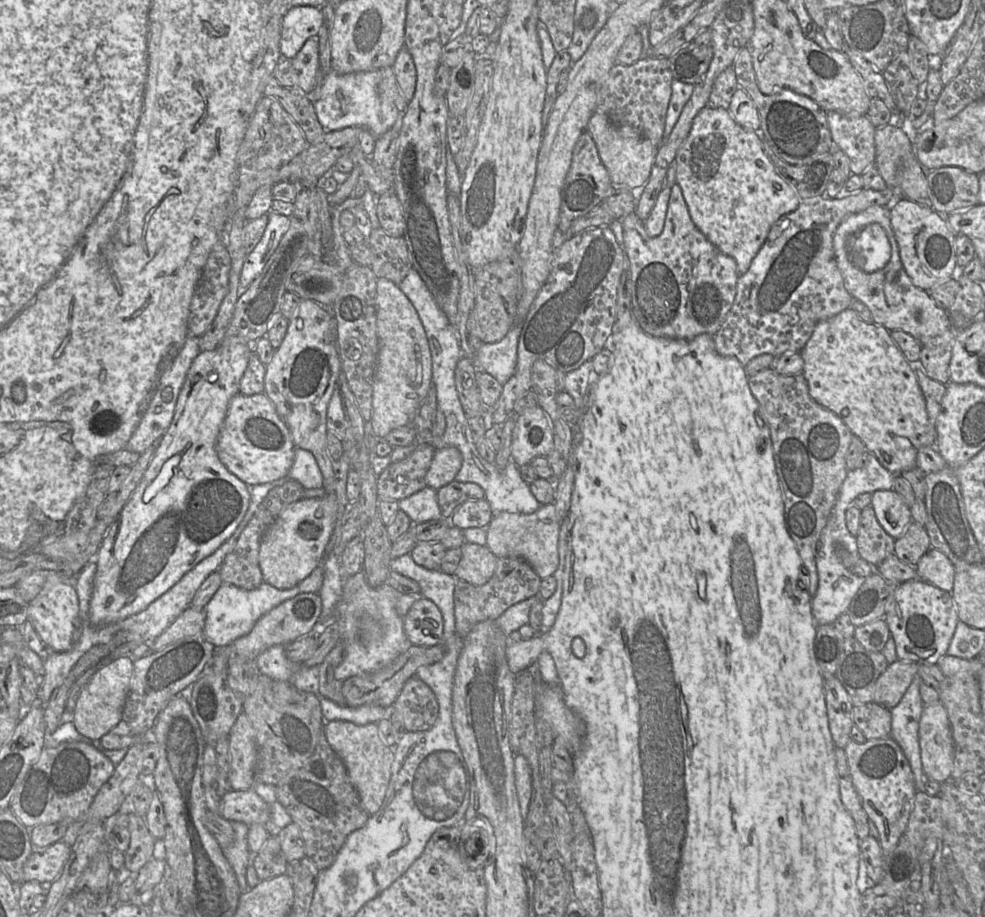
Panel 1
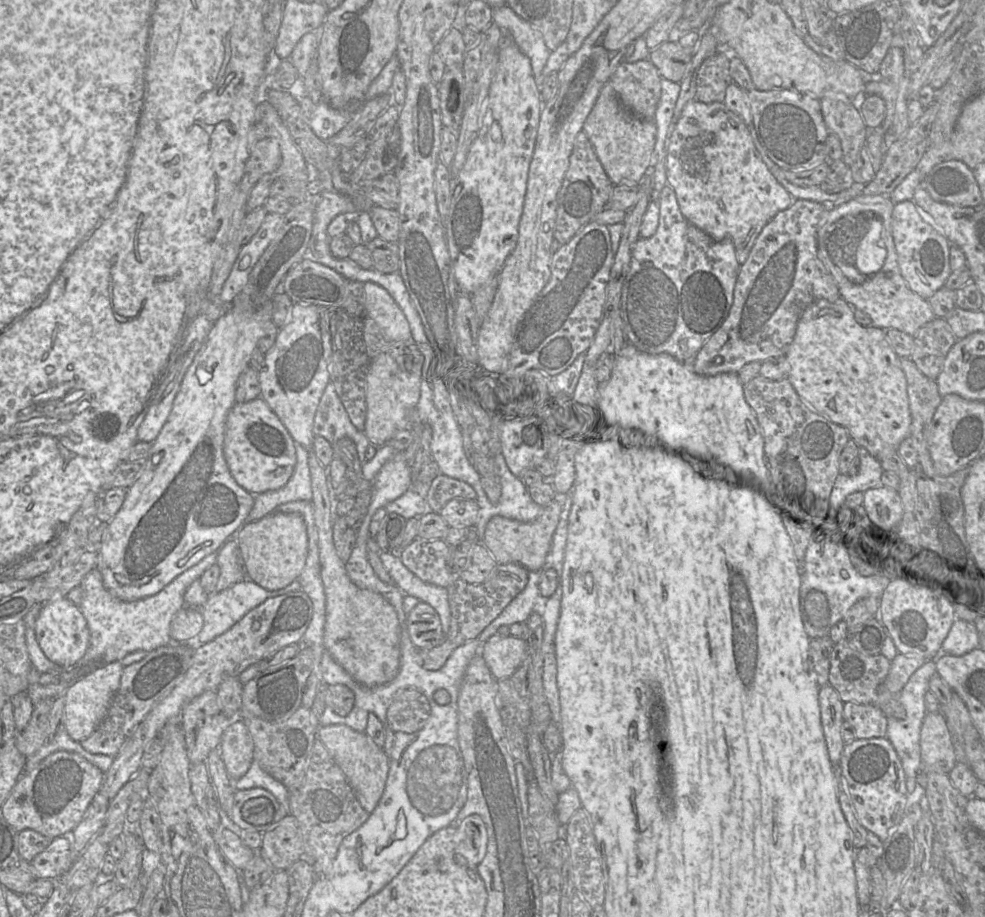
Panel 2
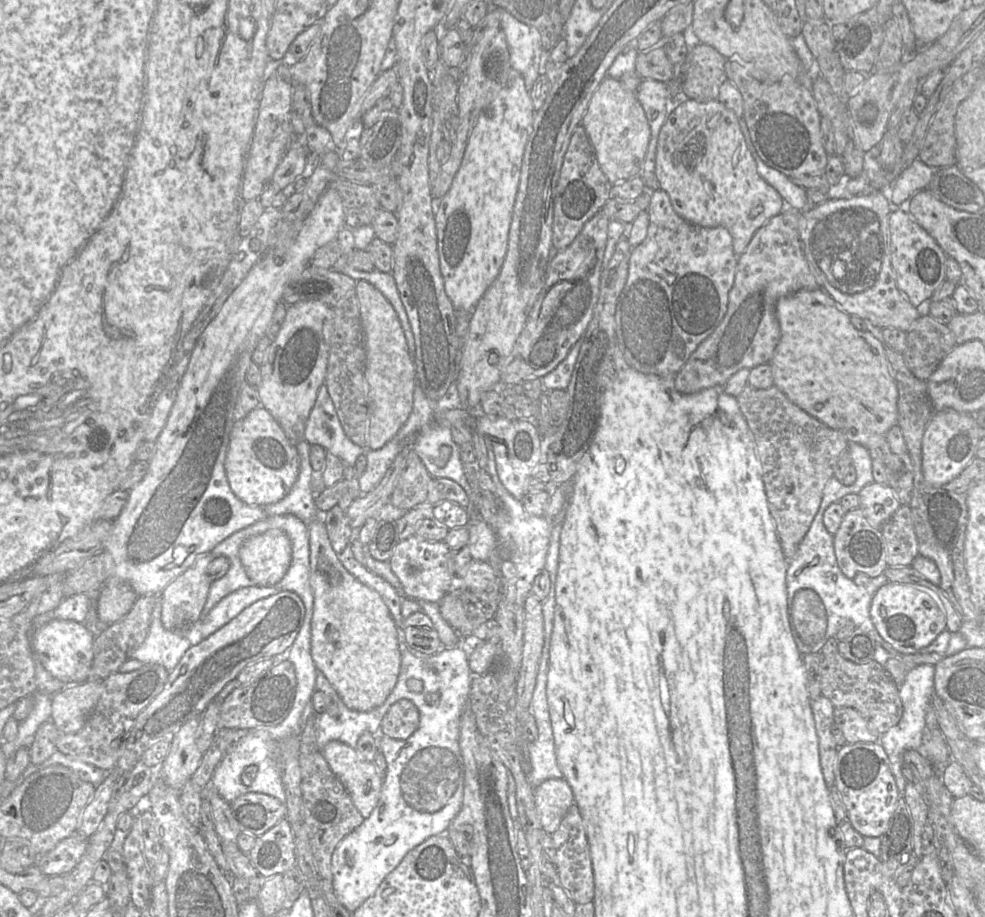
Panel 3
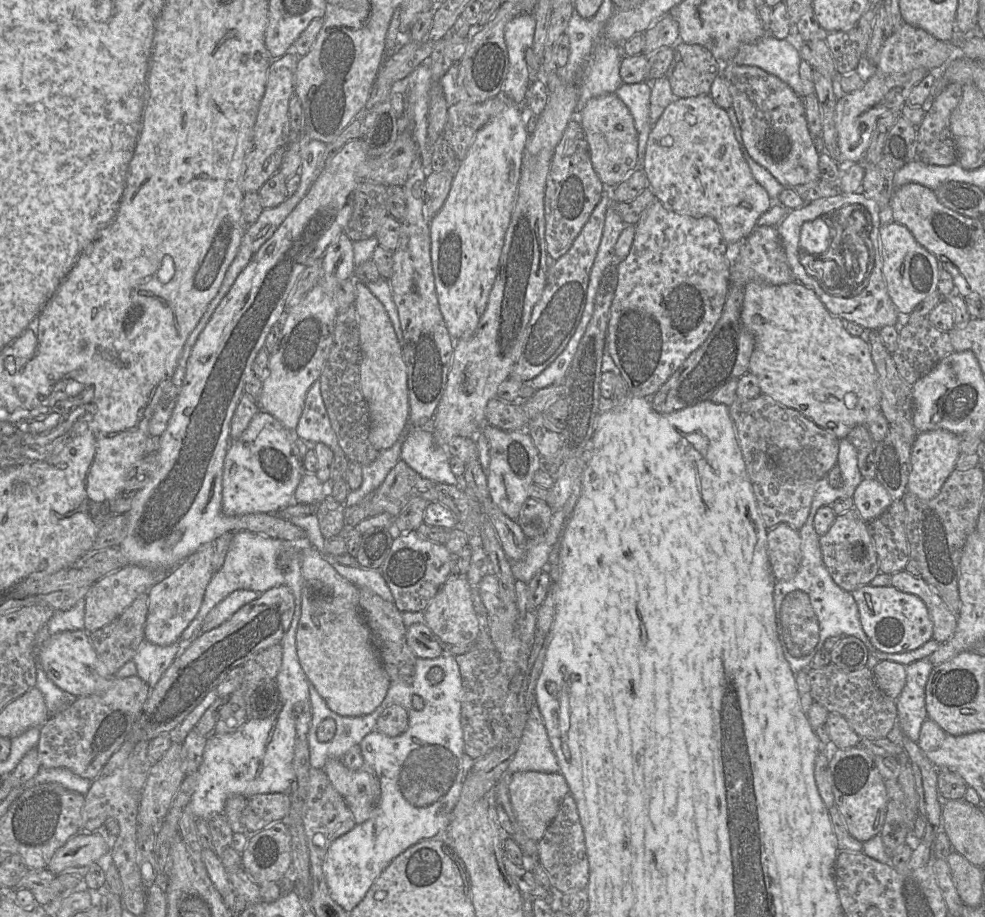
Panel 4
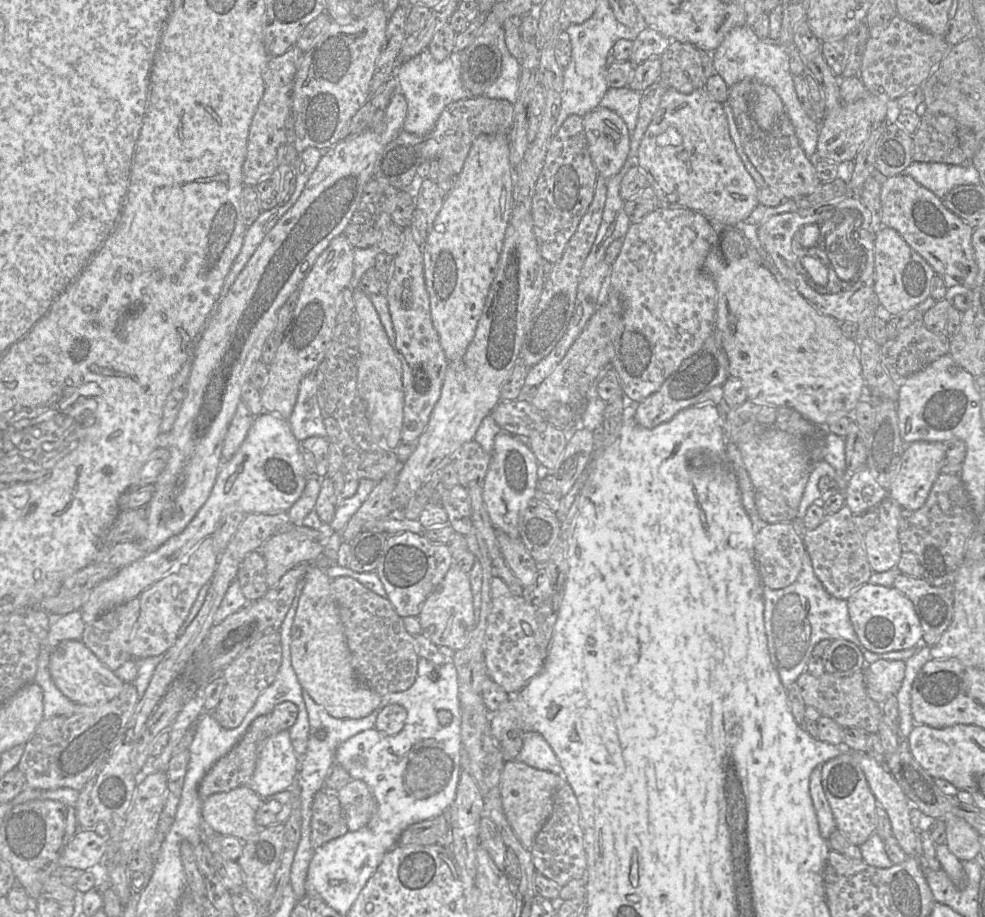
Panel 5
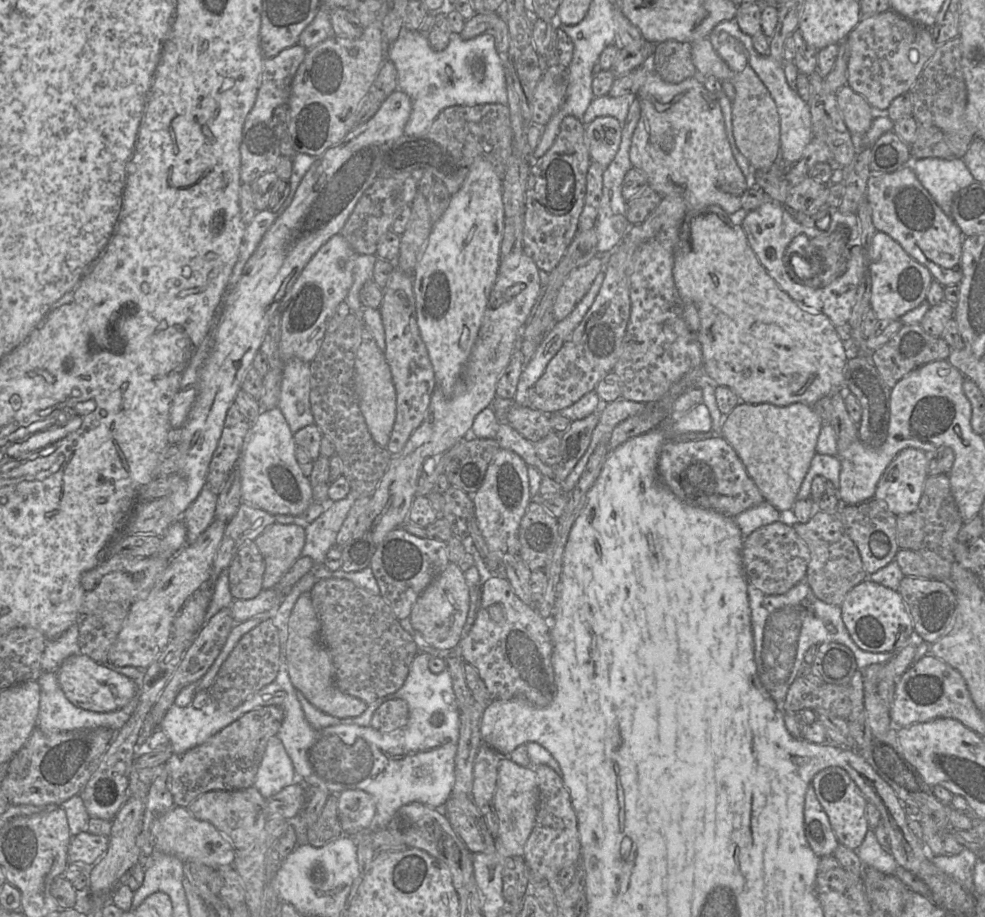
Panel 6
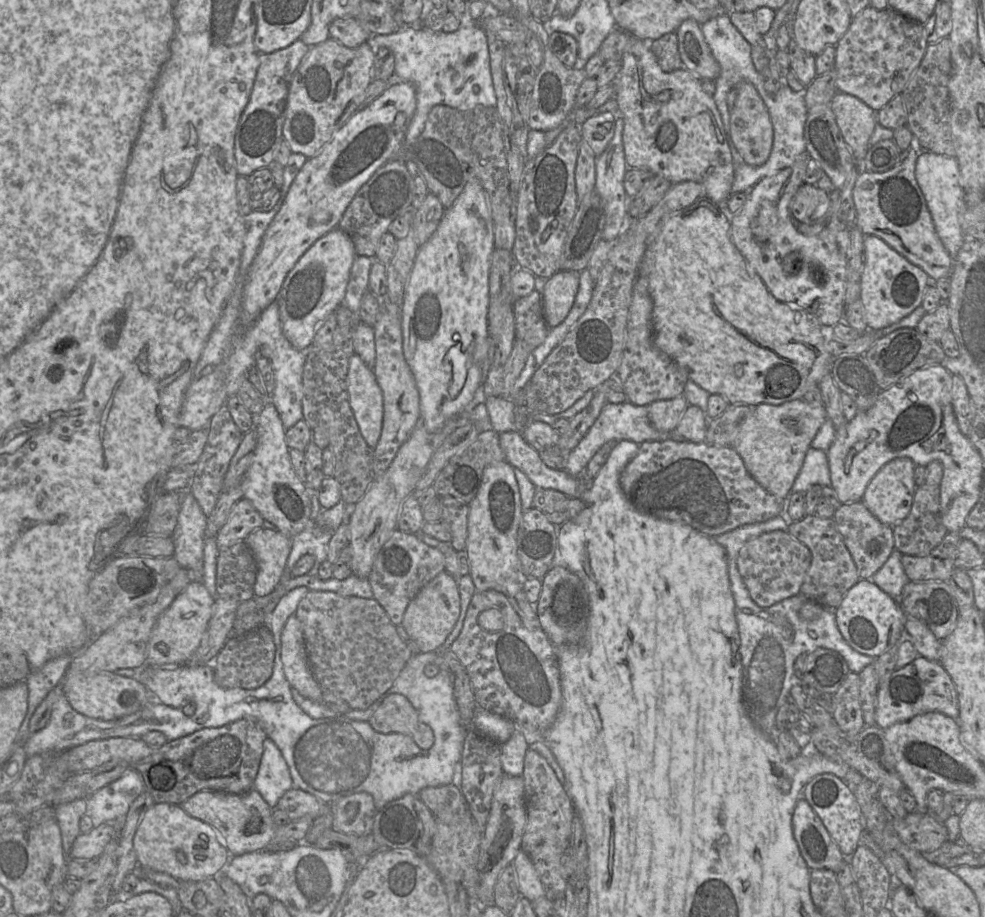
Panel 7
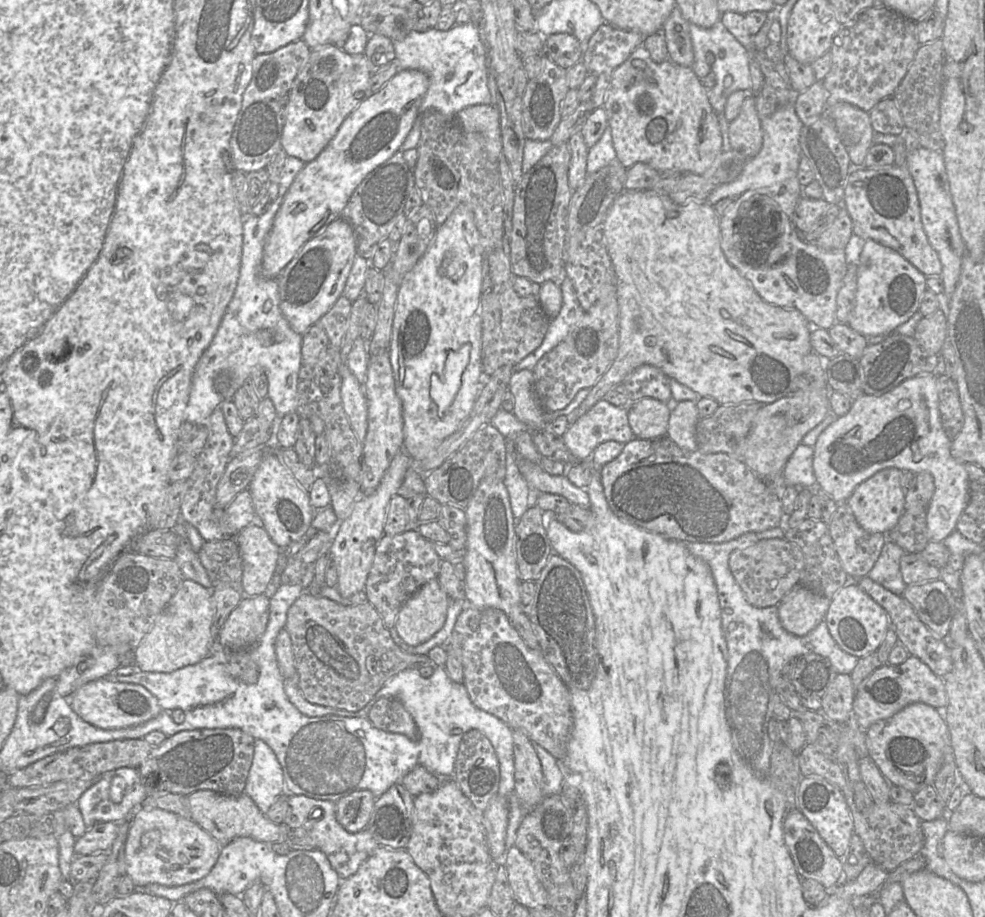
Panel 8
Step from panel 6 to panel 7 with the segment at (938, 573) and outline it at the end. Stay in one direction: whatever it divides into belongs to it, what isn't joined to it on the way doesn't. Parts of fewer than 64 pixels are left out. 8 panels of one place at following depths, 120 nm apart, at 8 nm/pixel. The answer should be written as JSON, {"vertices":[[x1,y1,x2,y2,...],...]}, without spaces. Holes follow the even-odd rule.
{"vertices":[[924,483,917,487,909,514,902,521,894,524,892,529,894,547,901,554,925,556,937,547,948,533,940,517,939,486]]}

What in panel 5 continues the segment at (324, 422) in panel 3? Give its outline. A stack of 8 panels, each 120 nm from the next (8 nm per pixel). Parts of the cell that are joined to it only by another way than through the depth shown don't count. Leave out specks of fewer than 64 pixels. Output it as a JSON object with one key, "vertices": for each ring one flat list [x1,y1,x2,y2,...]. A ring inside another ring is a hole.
{"vertices":[[314,371,306,375,300,383,297,402,288,423,298,441,302,442,312,436,327,438,317,400,317,379]]}

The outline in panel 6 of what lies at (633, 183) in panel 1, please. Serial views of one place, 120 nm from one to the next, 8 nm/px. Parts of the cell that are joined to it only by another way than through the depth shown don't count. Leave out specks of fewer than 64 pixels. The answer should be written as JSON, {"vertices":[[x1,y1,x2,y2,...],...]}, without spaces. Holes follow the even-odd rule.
{"vertices":[[601,116,585,126,591,160,606,168,615,158,622,137,622,124,612,116]]}

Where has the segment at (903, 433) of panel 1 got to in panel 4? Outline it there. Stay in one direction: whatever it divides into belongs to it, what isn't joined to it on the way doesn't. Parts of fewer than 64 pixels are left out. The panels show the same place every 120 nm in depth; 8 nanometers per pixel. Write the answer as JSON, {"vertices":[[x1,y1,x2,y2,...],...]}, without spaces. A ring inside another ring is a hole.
{"vertices":[[797,281,781,285,751,282,745,288,741,321,754,337,748,372,757,377,762,394,799,411,838,439,846,438,855,426,865,425,869,411,879,408,878,377,868,343,850,335,810,288]]}

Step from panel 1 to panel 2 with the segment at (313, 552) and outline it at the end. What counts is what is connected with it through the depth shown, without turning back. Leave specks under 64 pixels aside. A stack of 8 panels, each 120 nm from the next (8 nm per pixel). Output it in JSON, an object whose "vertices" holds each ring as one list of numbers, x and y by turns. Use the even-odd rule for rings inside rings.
{"vertices":[[270,513,258,521,243,524,236,534,240,557,248,579,275,591,291,584,301,574,308,554,308,536,298,513]]}

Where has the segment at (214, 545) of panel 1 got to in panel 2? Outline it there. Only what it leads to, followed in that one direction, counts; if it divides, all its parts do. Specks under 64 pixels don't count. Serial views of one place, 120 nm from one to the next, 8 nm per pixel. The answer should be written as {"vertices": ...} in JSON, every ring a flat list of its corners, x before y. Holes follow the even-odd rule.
{"vertices":[[272,303,265,305,256,312,235,312,230,307,212,327,208,338,186,373,183,384,175,399,171,414,157,440,152,444,147,459,143,462,142,472,138,479,127,489,126,498,118,513,106,525,98,550,98,570,107,590,123,601,135,601,153,596,160,592,176,577,198,564,206,556,217,552,229,538,235,538,236,532,246,521,254,504,254,495,242,488,233,478,226,463,223,452,224,425,226,415,235,402,236,381,240,373,248,366,258,340,264,334,264,323,272,320]]}

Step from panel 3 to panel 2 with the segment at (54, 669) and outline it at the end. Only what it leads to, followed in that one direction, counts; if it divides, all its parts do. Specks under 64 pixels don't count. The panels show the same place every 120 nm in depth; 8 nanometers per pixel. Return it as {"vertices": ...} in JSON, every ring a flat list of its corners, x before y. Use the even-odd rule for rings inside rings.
{"vertices":[[57,597,43,605,36,605,35,607,40,607,35,622,35,638,44,655,51,662,62,668,71,668,78,664,84,657,90,641,90,631,79,606,74,605,67,597]]}

